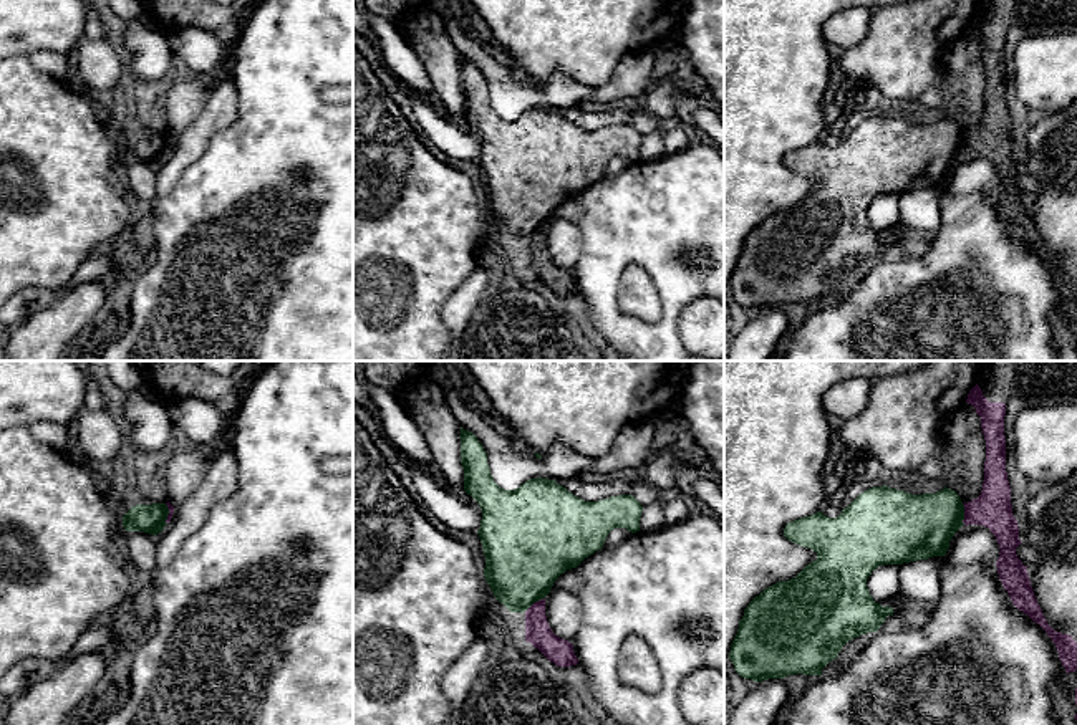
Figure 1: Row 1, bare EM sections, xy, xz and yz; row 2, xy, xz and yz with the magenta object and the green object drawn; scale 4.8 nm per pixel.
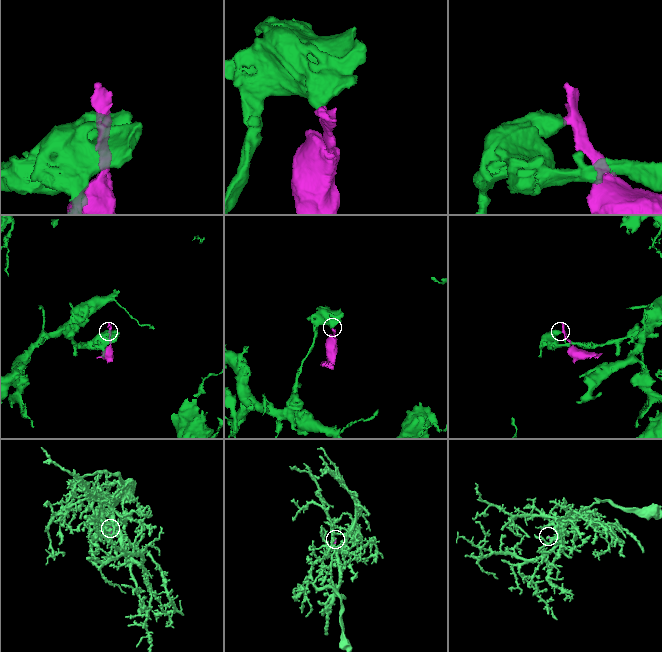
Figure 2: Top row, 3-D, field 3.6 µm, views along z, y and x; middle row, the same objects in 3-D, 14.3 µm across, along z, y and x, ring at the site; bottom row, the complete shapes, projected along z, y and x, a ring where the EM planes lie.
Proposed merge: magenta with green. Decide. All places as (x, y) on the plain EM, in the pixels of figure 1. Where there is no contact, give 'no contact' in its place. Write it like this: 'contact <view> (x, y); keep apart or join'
contact yz (965, 143); keep apart

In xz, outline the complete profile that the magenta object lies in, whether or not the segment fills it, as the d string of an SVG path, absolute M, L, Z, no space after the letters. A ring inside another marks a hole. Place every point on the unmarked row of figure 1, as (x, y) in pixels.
M545 228L534 232L525 240L525 270L558 296L578 293L572 271L560 268L550 258L545 245Z

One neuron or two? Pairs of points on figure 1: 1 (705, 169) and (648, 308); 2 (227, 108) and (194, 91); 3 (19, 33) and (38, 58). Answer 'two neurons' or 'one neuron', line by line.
1: two neurons
2: two neurons
3: two neurons

